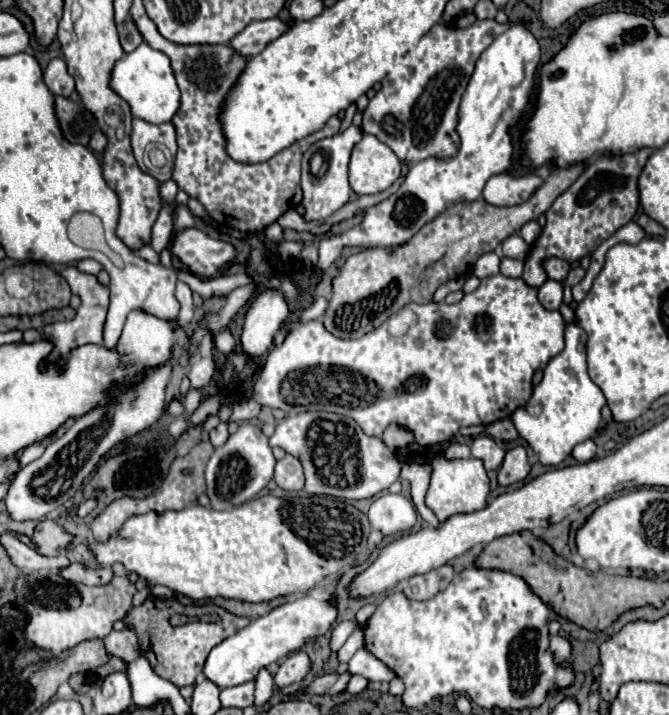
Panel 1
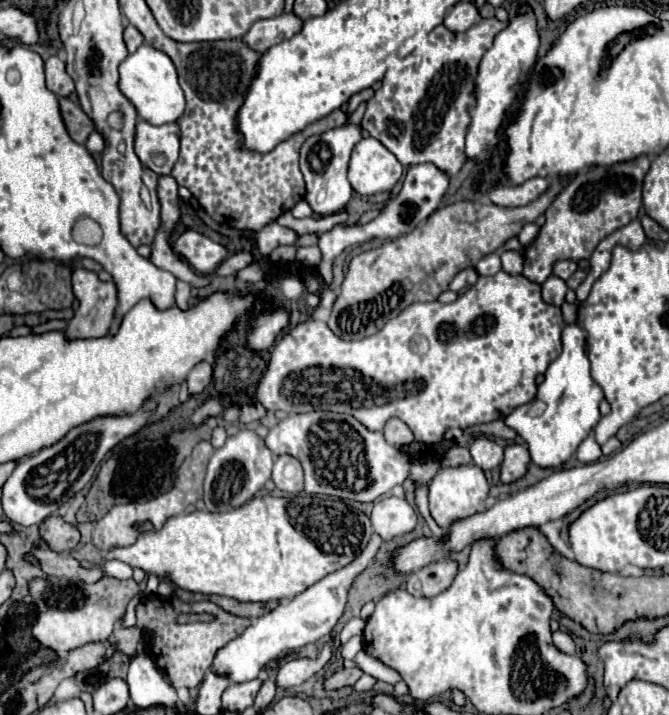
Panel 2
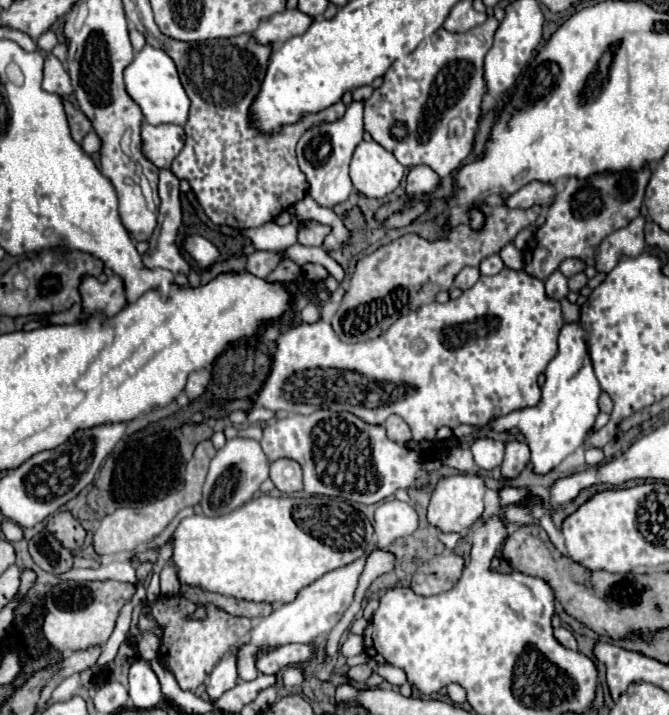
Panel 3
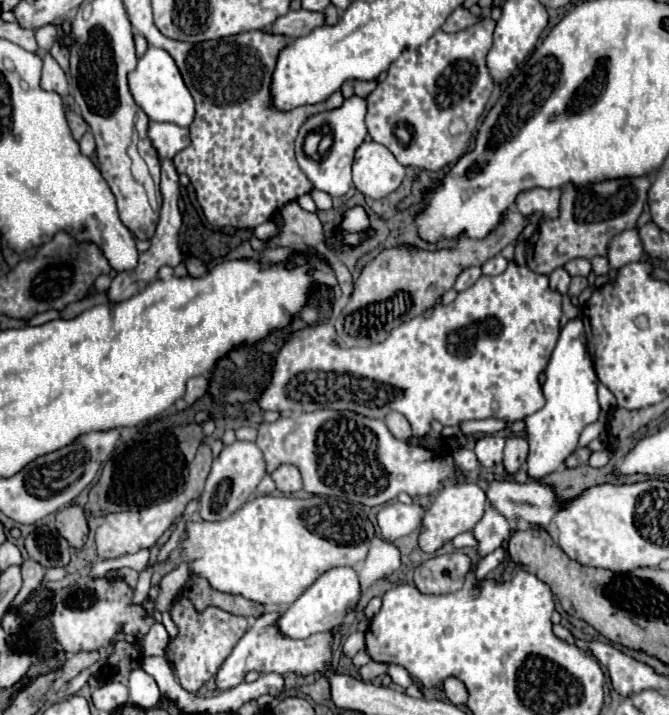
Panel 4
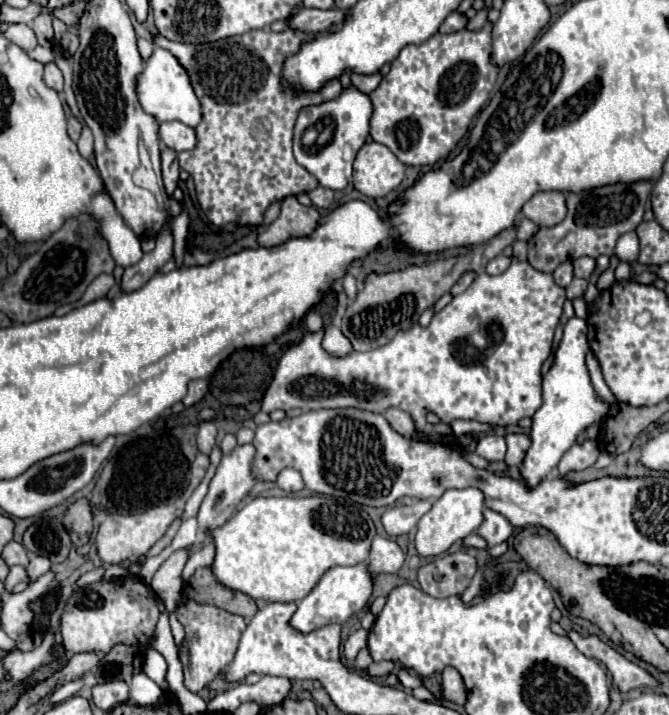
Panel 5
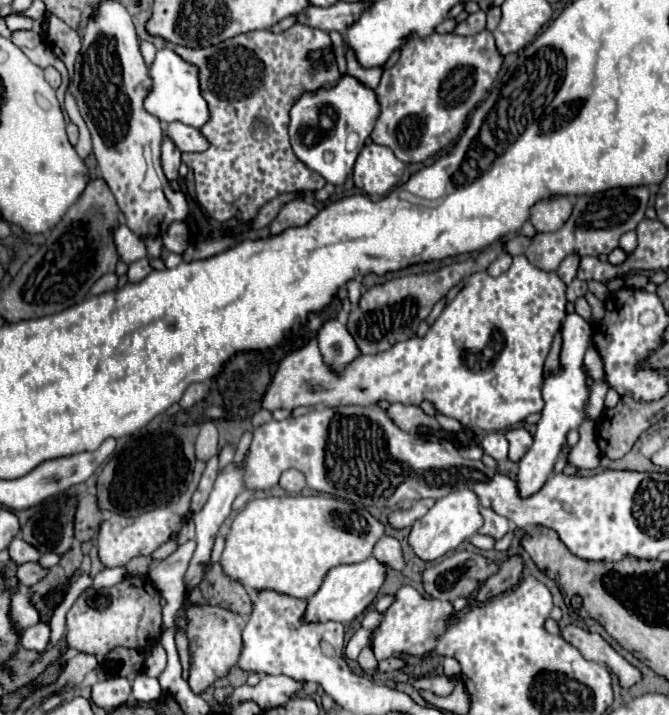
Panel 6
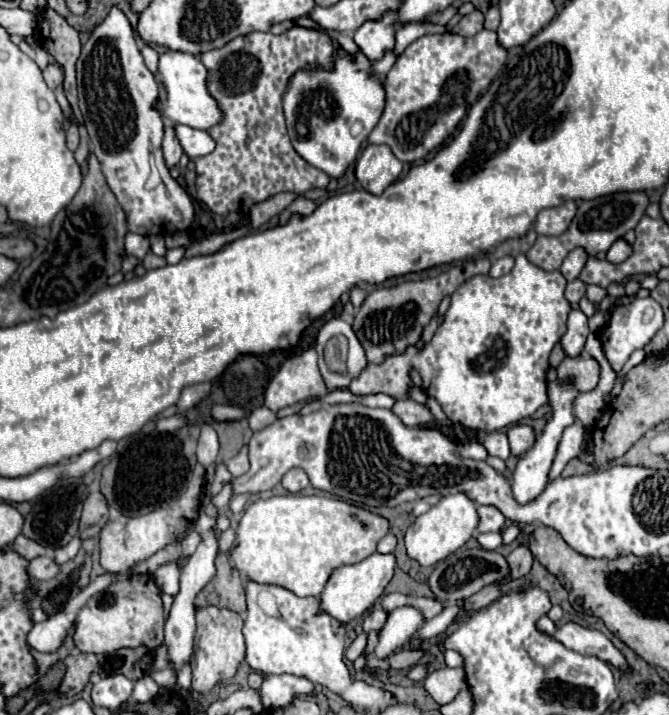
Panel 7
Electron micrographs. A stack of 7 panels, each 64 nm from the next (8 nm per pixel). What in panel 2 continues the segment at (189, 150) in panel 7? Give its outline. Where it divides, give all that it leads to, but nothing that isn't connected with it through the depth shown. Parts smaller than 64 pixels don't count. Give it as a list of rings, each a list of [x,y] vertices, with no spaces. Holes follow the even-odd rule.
[[[144,120],[136,126],[136,154],[144,166],[156,174],[170,174],[180,150],[180,128],[178,124],[152,126]]]

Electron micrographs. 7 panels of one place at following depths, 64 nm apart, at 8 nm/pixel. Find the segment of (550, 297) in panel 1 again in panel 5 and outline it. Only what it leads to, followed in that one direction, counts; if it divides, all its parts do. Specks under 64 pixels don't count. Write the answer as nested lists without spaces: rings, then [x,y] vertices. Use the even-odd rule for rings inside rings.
[[[572,260],[562,262],[562,264],[554,270],[554,280],[556,280],[556,284],[560,284],[560,286],[564,286],[564,288],[572,282],[572,278],[574,278],[574,272],[572,272]]]

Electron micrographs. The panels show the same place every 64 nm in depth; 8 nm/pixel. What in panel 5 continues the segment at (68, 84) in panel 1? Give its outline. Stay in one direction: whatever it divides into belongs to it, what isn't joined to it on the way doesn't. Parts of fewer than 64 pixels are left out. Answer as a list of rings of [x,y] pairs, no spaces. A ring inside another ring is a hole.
[[[50,62],[50,64],[44,66],[44,82],[50,88],[54,88],[56,92],[62,92],[62,72],[60,72],[60,68],[56,64]]]

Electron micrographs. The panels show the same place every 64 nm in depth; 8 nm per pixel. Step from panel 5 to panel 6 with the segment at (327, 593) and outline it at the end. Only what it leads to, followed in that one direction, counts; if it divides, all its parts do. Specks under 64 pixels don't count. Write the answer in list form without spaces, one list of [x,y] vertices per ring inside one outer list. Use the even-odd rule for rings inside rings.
[[[370,556],[358,564],[332,568],[326,574],[320,590],[312,598],[308,598],[308,608],[306,608],[304,620],[306,622],[334,620],[334,622],[342,622],[342,624],[352,622],[356,616],[360,616],[372,604],[372,600],[376,598],[378,590],[382,588],[384,580],[386,580],[386,572],[388,572],[388,568],[382,562],[378,562],[374,556]]]

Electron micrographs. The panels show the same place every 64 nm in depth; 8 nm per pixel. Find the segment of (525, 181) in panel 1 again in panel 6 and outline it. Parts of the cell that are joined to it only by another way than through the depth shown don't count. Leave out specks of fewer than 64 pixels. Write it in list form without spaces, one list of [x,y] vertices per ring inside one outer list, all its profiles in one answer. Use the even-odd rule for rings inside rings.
[[[558,196],[558,198],[538,202],[532,208],[530,222],[536,228],[536,232],[556,232],[566,224],[570,214],[572,214],[570,198]]]

